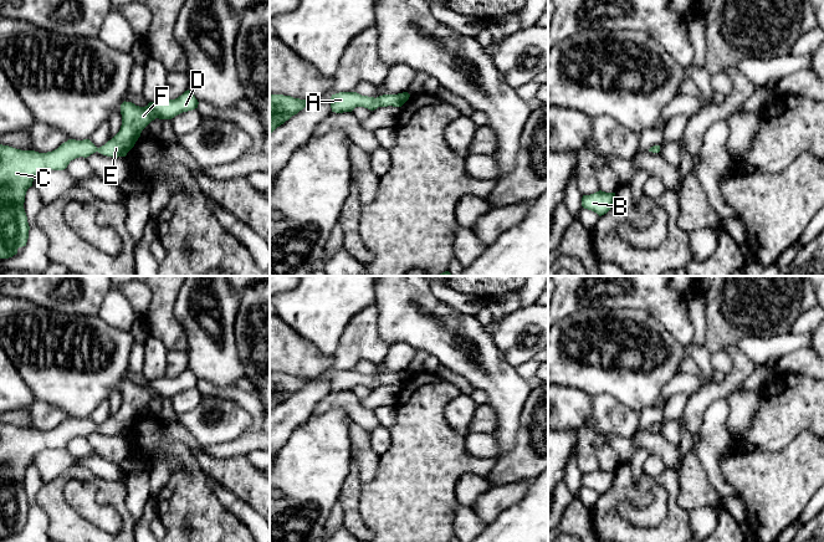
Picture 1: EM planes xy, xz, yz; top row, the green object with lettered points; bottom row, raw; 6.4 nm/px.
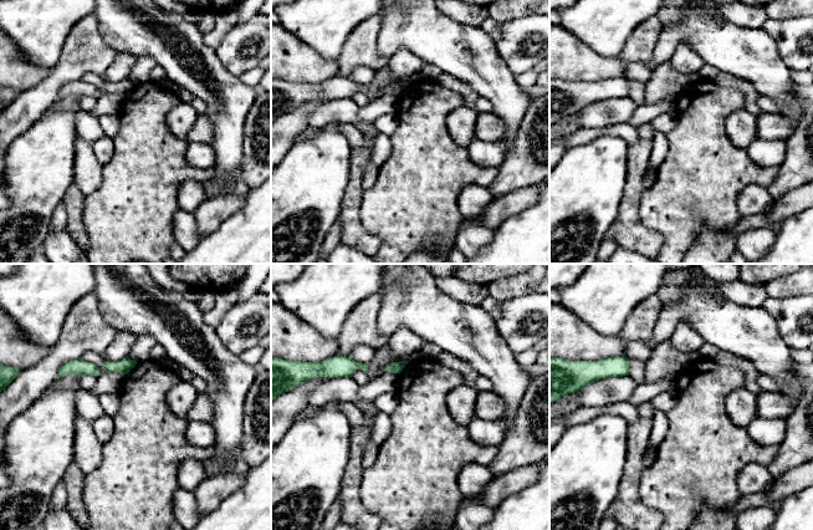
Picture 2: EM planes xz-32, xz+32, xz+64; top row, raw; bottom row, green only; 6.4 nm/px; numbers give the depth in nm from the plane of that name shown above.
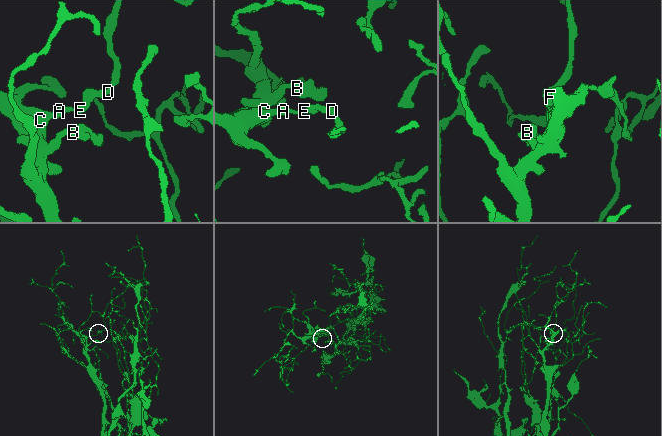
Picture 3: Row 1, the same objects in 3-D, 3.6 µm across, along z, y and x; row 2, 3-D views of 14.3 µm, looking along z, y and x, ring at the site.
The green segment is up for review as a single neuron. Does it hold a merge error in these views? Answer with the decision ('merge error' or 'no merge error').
no merge error

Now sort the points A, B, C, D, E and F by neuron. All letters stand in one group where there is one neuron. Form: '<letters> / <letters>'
A B C D E F

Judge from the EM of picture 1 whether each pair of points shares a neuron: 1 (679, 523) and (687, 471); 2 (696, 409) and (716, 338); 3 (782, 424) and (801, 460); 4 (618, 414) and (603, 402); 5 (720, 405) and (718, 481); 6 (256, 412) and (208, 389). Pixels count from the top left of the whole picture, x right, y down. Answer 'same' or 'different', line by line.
1: different
2: different
3: different
4: same
5: same
6: same

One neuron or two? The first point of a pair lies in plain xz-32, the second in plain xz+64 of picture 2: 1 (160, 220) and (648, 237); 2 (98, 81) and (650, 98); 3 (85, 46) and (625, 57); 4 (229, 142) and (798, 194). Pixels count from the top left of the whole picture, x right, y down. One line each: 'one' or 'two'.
1: two
2: two
3: one
4: two

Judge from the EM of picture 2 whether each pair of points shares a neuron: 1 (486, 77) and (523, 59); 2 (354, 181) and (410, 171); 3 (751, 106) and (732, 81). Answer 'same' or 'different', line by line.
1: different
2: different
3: same

